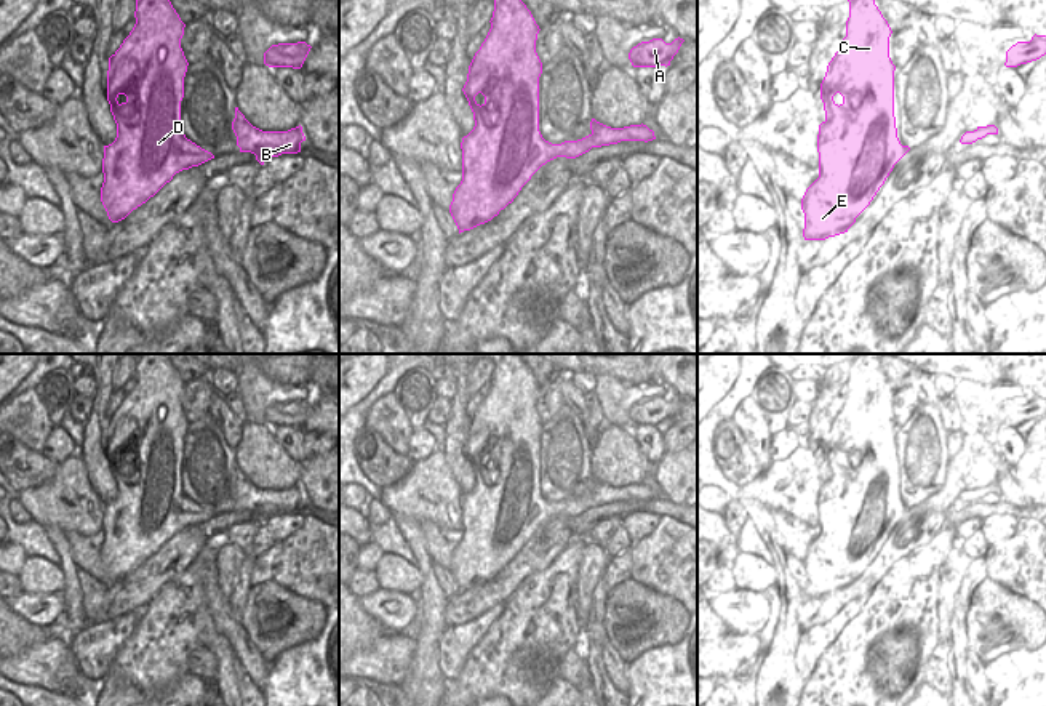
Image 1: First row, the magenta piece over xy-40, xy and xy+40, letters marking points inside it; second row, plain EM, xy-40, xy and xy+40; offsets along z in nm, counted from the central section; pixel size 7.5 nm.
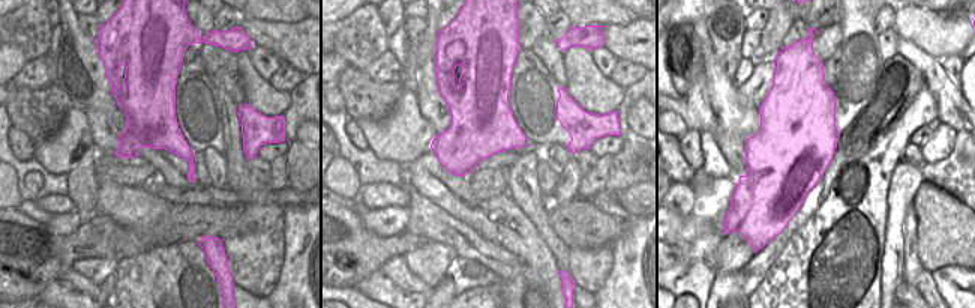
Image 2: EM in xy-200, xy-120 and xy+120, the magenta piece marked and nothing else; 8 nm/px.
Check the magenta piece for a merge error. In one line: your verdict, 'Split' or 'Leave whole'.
Split

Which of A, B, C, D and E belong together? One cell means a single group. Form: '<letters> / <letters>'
A C D E / B

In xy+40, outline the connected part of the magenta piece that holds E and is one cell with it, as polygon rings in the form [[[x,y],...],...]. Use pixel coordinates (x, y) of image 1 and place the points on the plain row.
[[[873,354],[848,357],[846,395],[827,424],[820,442],[825,479],[819,483],[819,536],[801,557],[804,599],[825,599],[848,591],[870,564],[894,523],[910,509],[897,496],[894,475],[894,429],[889,416],[888,379]]]

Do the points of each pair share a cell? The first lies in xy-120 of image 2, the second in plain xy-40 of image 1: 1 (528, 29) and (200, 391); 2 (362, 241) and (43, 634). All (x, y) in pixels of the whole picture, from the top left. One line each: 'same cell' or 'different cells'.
1: same cell
2: same cell

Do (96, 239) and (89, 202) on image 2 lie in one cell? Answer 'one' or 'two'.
two

